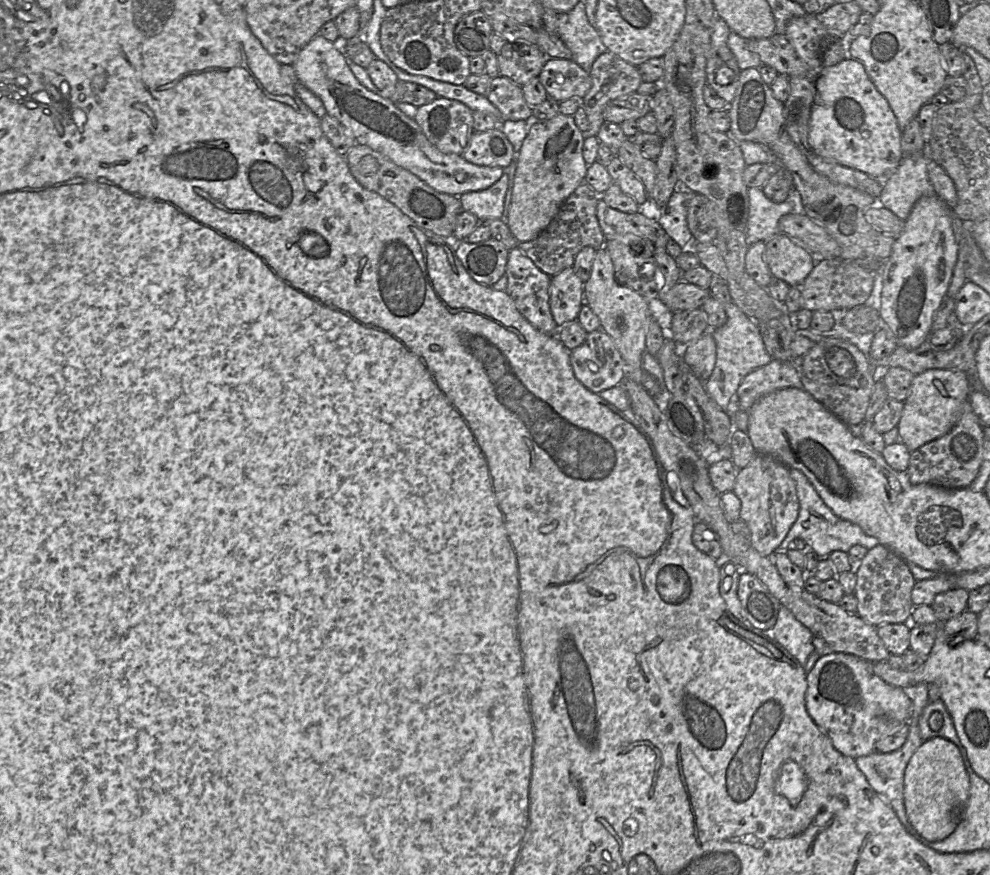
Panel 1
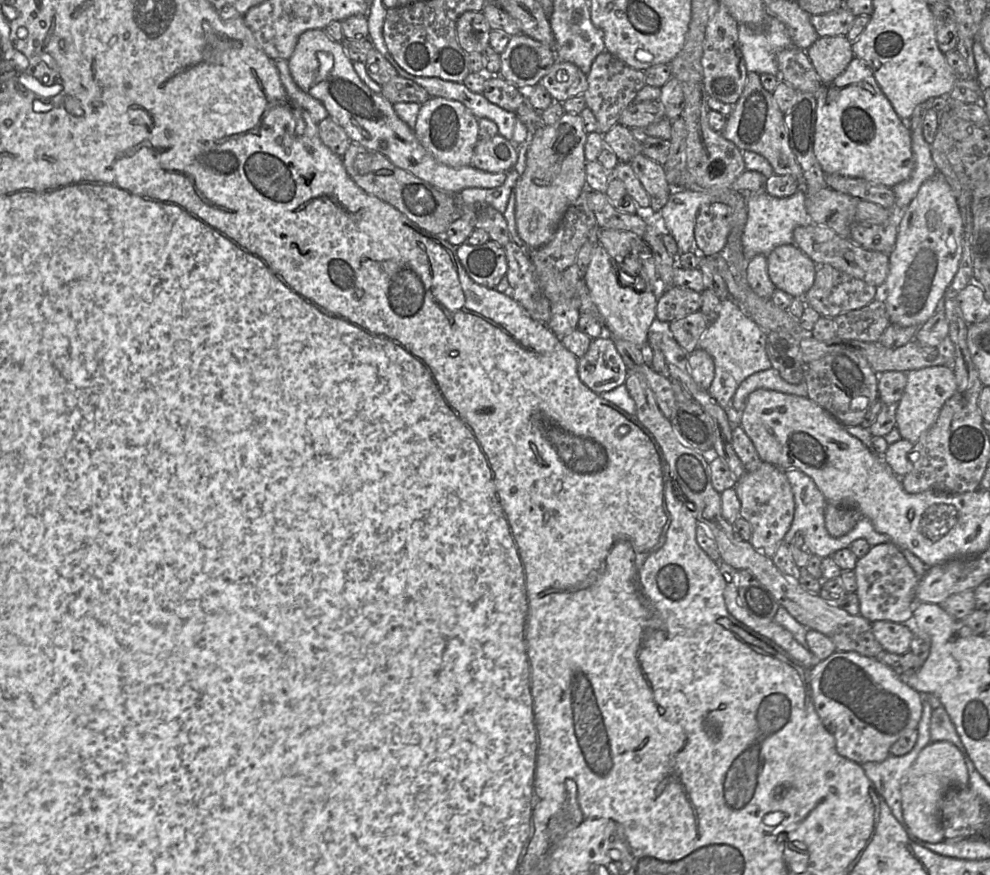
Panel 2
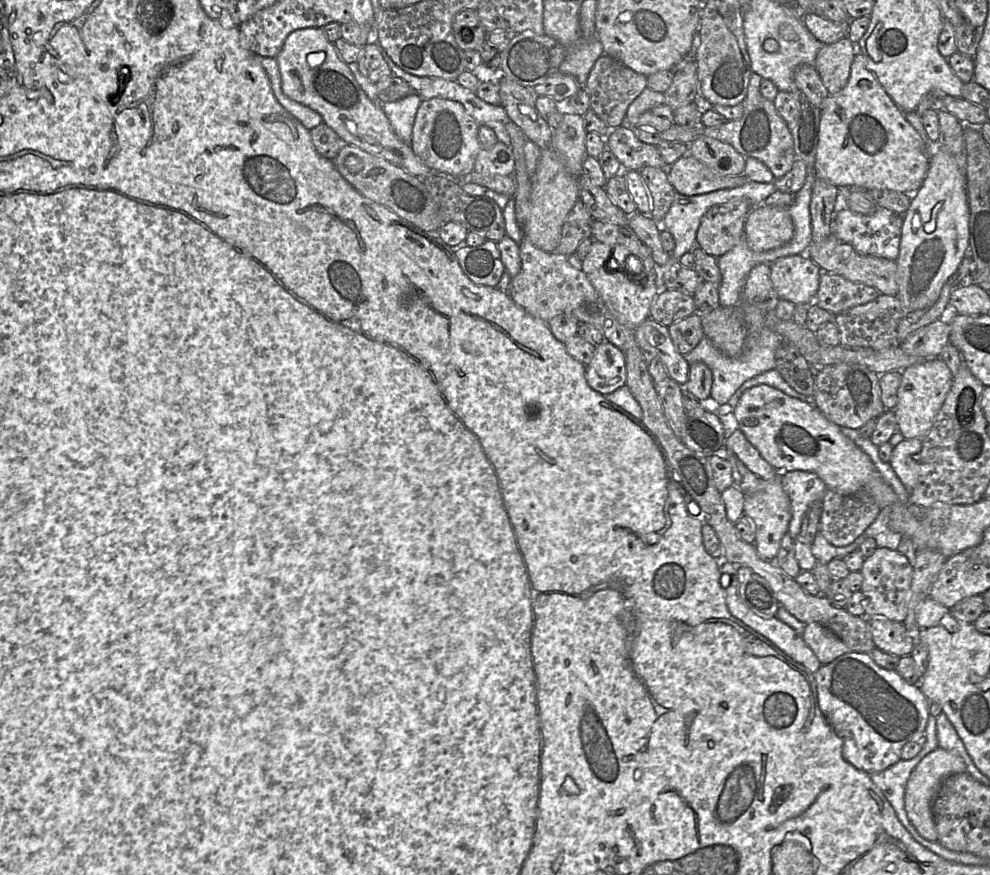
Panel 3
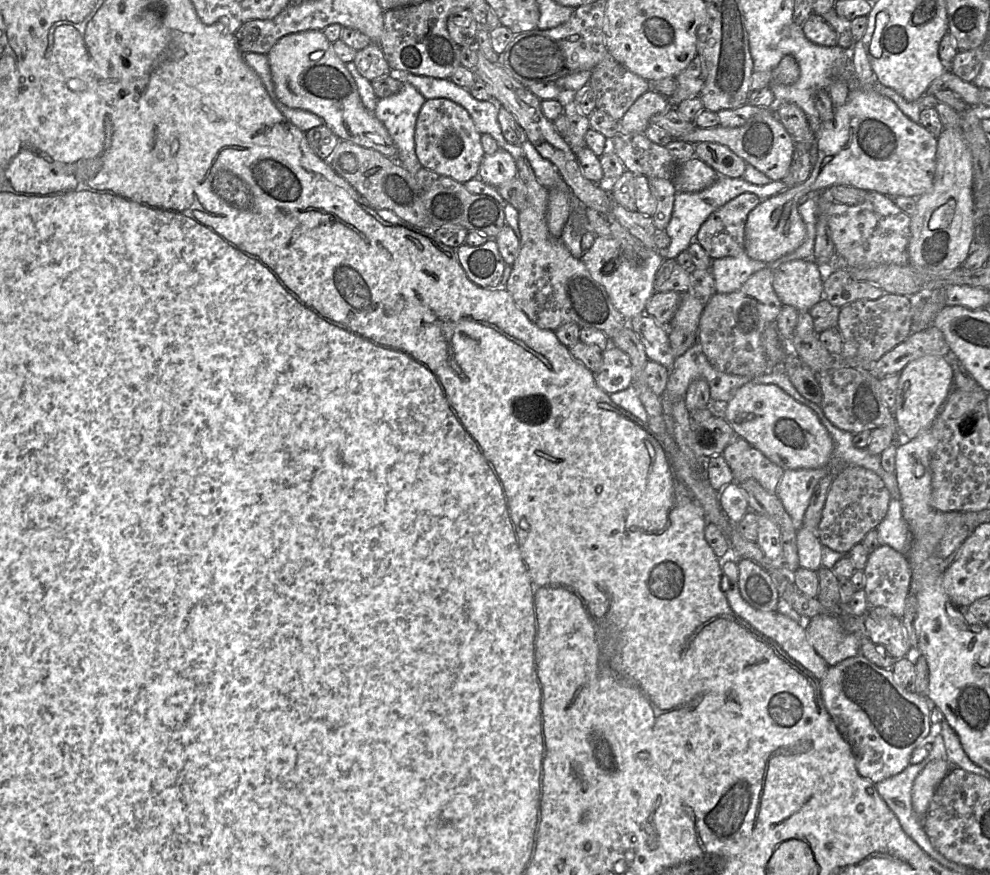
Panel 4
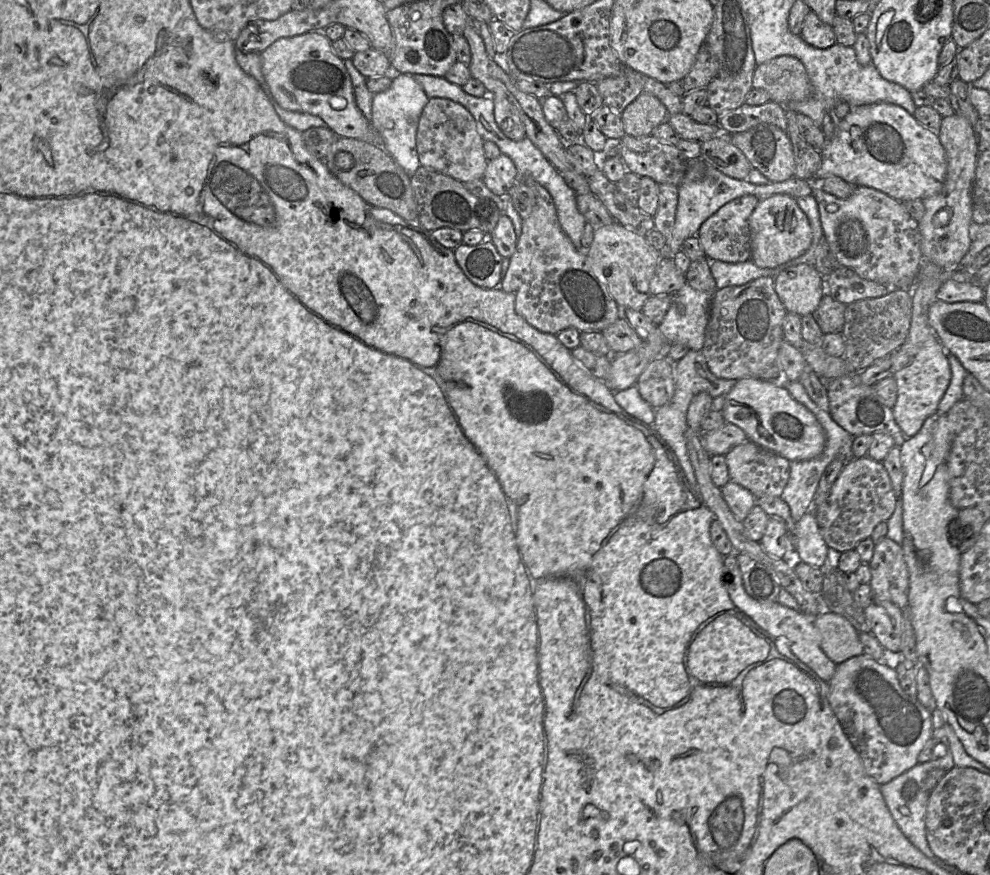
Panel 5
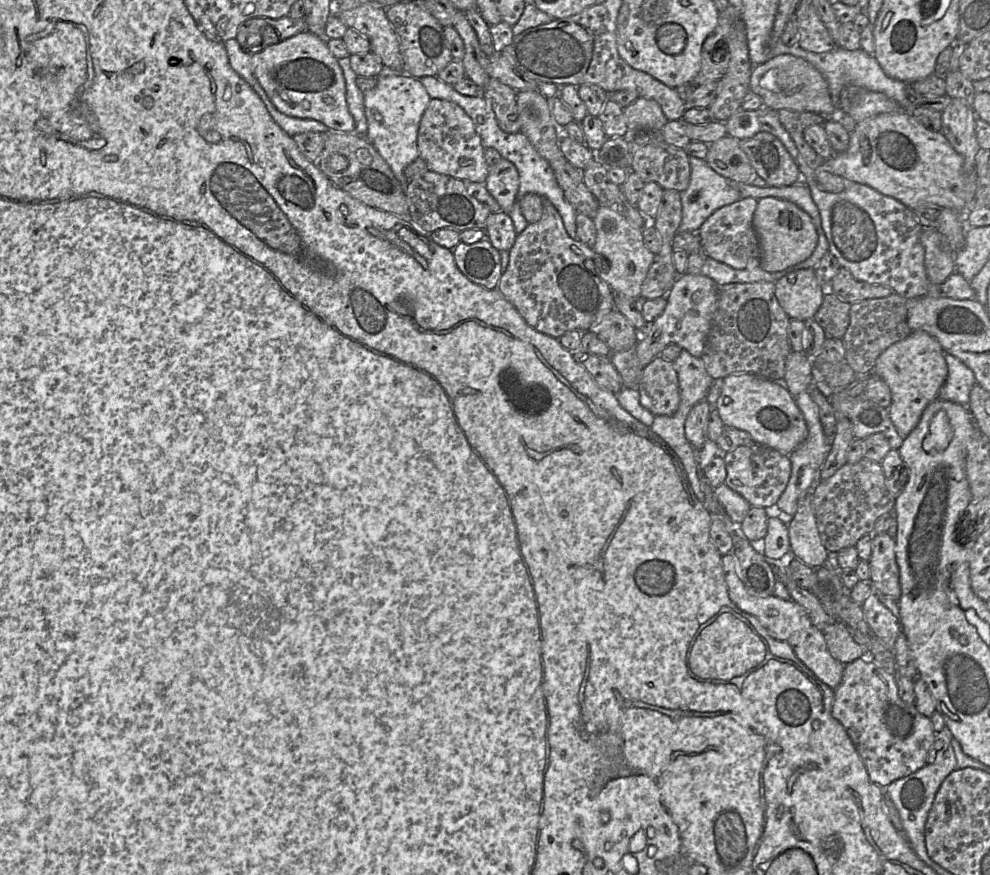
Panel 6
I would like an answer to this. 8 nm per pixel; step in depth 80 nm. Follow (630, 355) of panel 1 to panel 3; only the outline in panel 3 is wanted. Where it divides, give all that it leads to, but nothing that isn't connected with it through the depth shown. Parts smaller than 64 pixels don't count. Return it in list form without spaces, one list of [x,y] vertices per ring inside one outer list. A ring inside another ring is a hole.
[[[594,241],[589,253],[582,261],[582,271],[587,275],[615,319],[629,329],[635,330],[649,317],[651,304],[660,291],[659,266],[655,264],[652,272],[645,279],[634,281],[626,270],[611,270],[610,257],[612,257],[612,248],[602,242]]]

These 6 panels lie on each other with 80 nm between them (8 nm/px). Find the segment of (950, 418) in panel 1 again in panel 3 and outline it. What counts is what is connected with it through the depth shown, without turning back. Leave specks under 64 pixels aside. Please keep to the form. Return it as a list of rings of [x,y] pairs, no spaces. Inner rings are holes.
[[[927,358],[920,363],[904,369],[897,392],[897,404],[894,414],[898,429],[905,439],[923,438],[931,429],[954,380],[954,375],[947,364],[940,359]]]

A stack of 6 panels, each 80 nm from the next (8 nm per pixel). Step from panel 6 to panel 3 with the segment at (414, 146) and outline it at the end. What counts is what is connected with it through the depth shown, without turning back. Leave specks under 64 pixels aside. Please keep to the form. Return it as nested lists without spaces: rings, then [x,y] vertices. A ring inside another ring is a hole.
[[[416,92],[393,102],[381,105],[400,140],[411,145],[416,113],[423,99]]]

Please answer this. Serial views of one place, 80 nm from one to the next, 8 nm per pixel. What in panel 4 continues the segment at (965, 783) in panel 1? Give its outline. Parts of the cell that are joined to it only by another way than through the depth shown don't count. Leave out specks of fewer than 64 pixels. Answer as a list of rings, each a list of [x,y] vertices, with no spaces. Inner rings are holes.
[[[936,759],[930,761],[915,778],[912,805],[920,818],[925,816],[938,786],[951,768],[952,765],[947,759]]]

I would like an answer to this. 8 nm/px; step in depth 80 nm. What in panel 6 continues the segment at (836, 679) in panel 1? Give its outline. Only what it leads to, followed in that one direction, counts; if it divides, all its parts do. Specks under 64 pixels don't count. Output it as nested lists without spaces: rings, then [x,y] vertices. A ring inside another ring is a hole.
[[[869,655],[846,664],[842,680],[833,691],[832,716],[845,728],[874,783],[886,788],[893,781],[927,765],[927,757],[937,735],[931,719],[922,715],[914,704],[909,705],[899,697],[894,675],[875,664]]]

